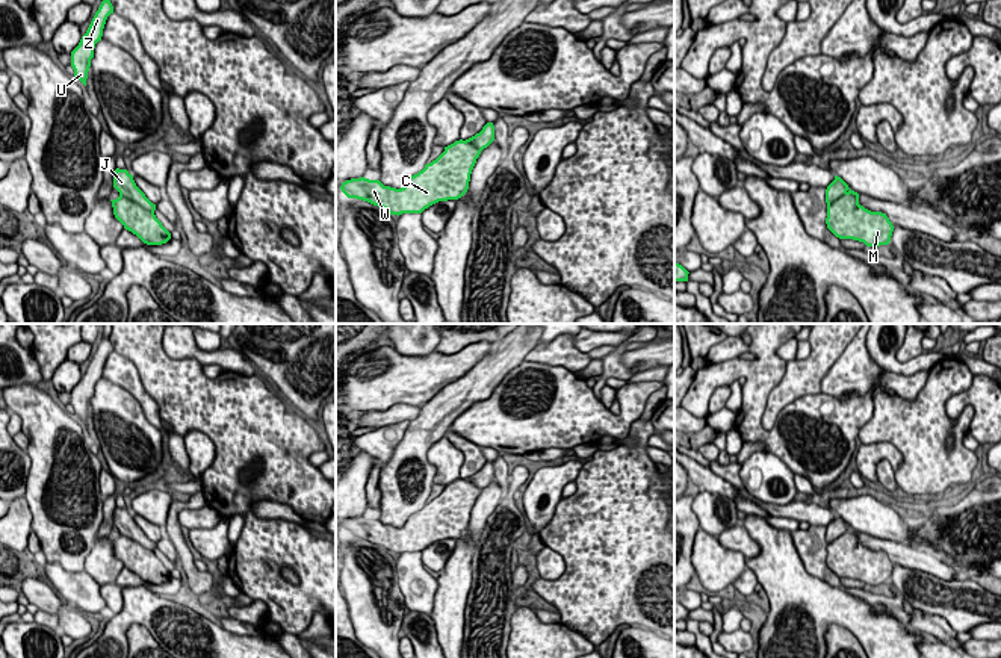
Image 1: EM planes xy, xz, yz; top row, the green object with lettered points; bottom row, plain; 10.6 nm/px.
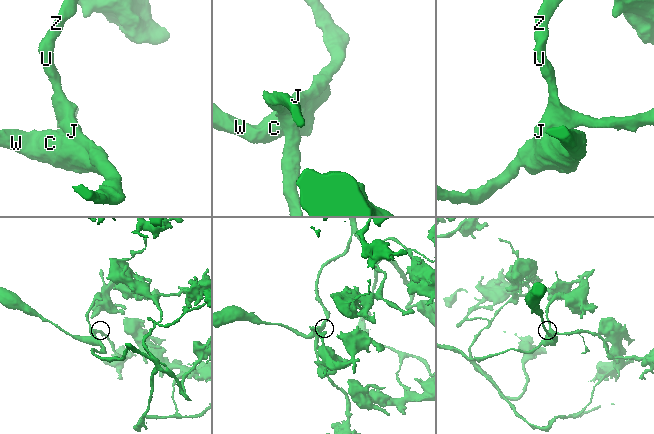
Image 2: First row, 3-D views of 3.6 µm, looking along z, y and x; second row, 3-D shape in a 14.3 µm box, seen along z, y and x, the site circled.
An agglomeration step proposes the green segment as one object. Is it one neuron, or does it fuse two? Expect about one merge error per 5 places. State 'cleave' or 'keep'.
keep

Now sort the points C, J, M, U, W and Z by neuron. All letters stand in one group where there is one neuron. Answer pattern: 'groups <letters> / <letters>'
groups C J M U W Z

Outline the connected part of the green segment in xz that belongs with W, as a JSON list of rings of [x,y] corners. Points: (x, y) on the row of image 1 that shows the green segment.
[[[487,123],[475,136],[445,147],[435,160],[411,175],[401,189],[364,177],[346,180],[340,189],[348,198],[367,201],[390,215],[422,213],[439,201],[458,200],[467,192],[476,159],[493,141],[494,126]]]

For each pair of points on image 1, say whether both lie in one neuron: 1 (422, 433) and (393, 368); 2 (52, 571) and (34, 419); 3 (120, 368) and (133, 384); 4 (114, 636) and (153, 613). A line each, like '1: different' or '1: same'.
1: different
2: different
3: same
4: same

